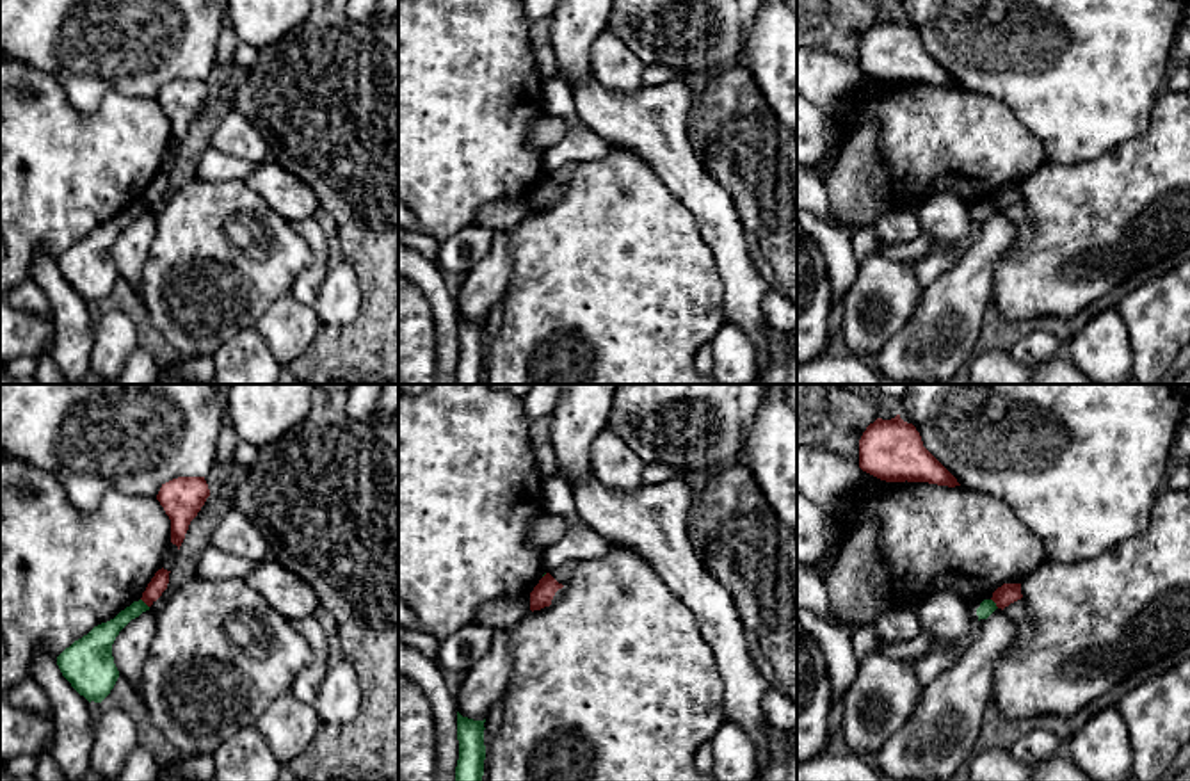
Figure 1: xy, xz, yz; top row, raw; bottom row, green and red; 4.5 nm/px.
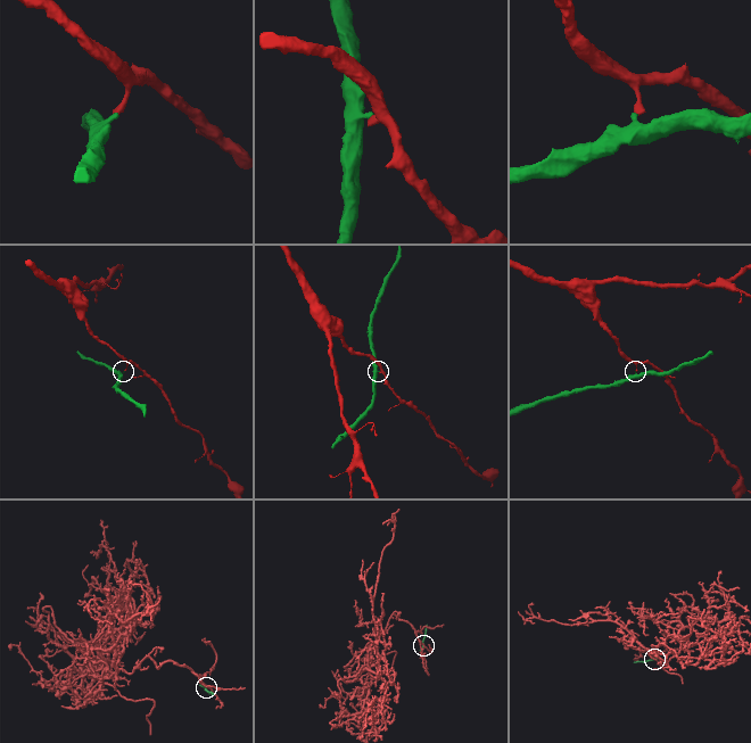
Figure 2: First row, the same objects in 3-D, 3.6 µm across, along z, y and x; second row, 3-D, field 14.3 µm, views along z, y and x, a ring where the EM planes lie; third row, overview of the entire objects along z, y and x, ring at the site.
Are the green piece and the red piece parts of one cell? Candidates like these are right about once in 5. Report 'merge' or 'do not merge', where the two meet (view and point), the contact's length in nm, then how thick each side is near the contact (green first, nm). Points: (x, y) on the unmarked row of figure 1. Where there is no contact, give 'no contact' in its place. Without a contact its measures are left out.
do not merge | yz (995, 205) | 60 nm | 70/90 nm

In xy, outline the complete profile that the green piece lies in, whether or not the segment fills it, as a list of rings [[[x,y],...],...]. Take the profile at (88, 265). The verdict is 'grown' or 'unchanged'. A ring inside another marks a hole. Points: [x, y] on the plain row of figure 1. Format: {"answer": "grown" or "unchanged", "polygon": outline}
{"answer": "unchanged", "polygon": [[[139,201],[114,221],[94,228],[57,258],[57,267],[71,288],[89,304],[101,304],[114,290],[119,272],[114,265],[112,246],[119,233],[149,208]]]}

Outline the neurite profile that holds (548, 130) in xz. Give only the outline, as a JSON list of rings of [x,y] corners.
[[[544,114],[539,117],[528,133],[532,146],[546,151],[548,148],[560,142],[569,132],[569,123],[566,119]]]

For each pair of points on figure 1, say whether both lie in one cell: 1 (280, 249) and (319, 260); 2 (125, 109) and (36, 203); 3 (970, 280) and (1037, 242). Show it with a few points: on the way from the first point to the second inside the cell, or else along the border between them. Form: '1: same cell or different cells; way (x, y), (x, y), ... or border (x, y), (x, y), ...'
1: different cells; border (292, 223), (310, 249), (310, 264), (289, 290)
2: same cell; way (104, 132), (56, 180)
3: different cells; border (1020, 235), (997, 262), (993, 289), (988, 299)

